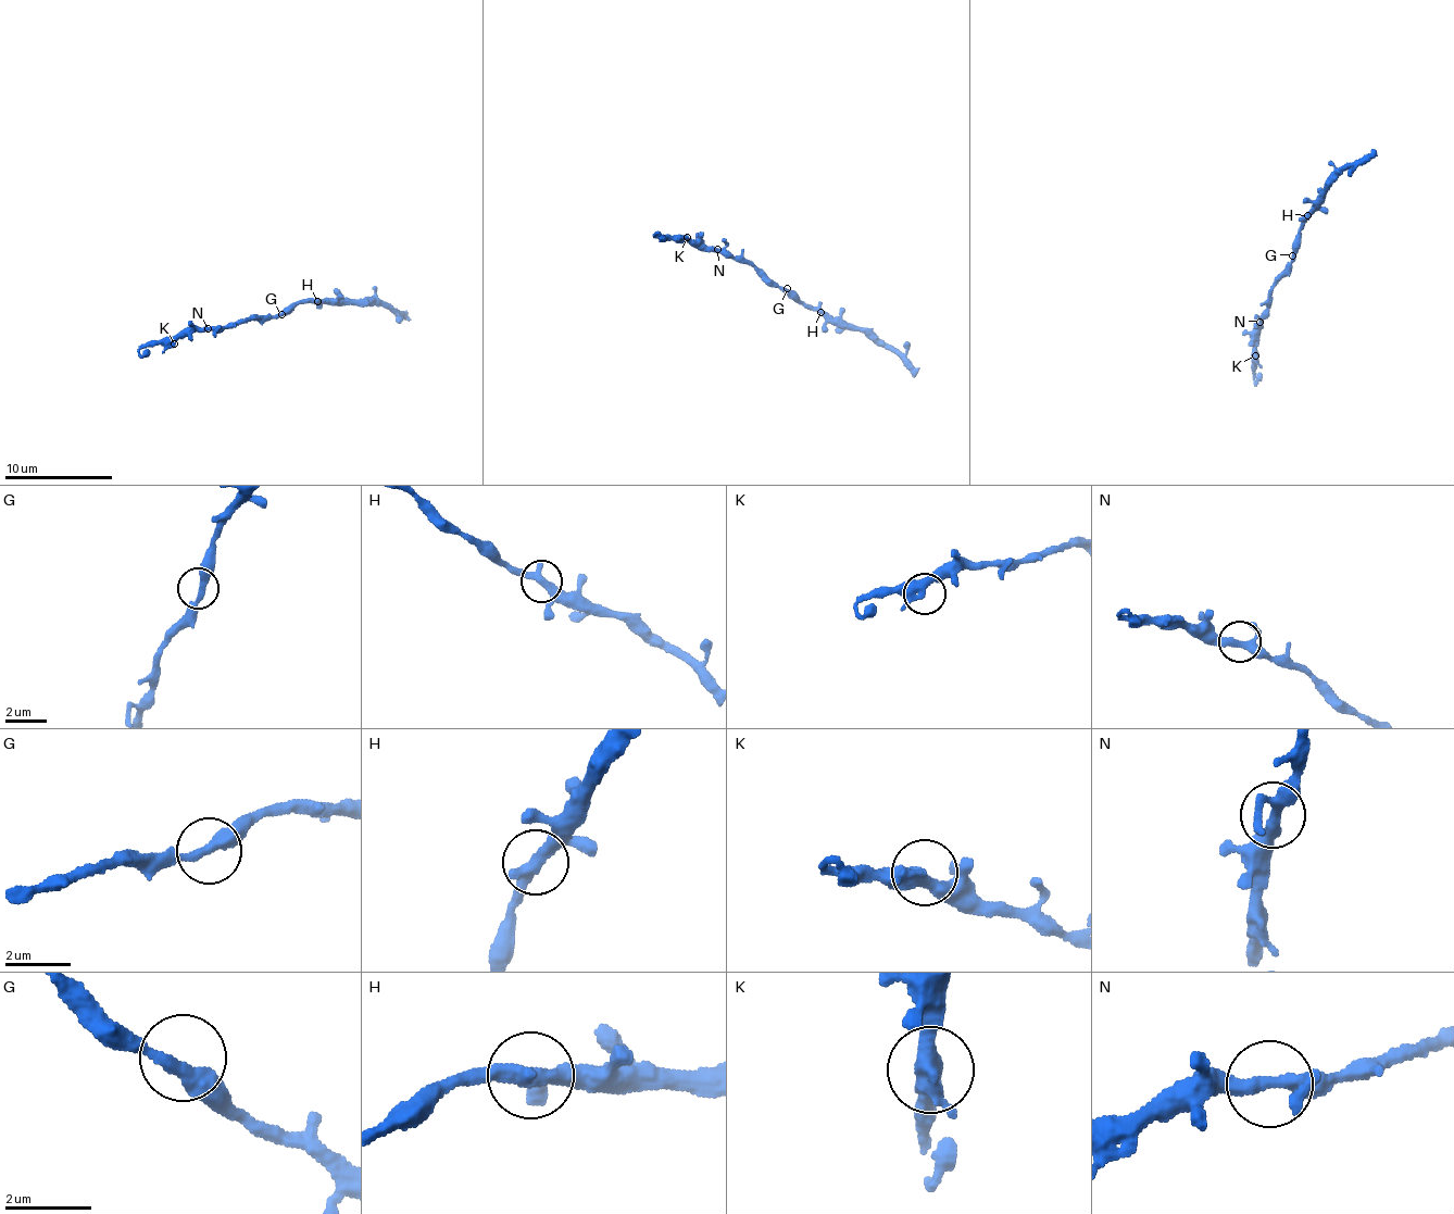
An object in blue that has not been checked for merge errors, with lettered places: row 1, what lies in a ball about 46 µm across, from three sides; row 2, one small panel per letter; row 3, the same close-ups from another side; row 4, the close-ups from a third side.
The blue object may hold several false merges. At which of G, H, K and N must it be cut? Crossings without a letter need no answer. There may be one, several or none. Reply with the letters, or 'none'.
none

